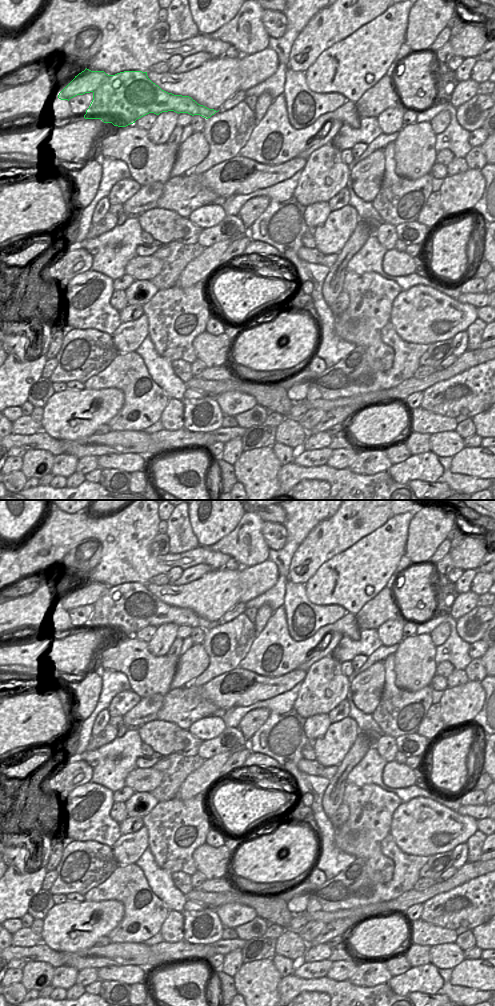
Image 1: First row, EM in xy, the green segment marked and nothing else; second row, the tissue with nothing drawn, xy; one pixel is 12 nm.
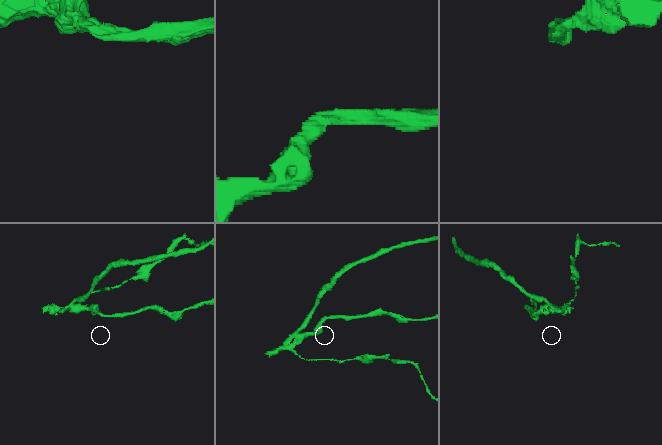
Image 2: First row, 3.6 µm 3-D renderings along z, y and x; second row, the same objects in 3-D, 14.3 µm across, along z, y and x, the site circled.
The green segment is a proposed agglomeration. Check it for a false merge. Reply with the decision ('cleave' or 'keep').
cleave

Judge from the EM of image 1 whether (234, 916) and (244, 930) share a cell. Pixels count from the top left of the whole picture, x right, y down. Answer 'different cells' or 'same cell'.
different cells

